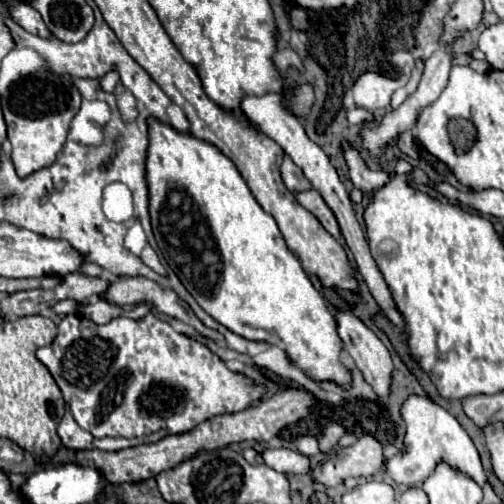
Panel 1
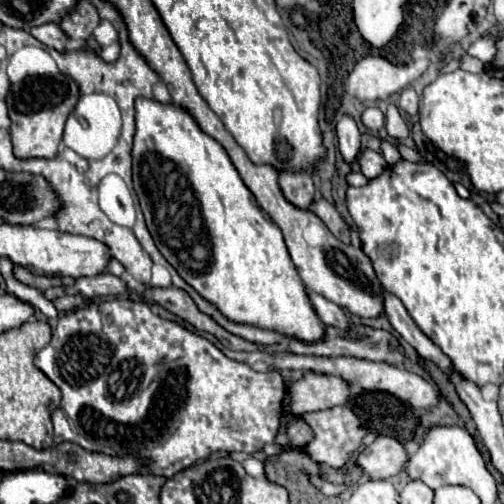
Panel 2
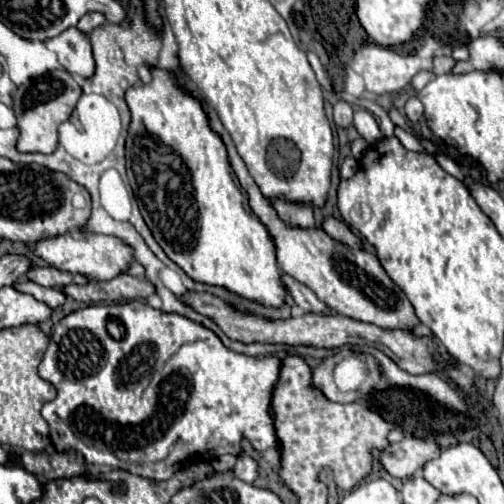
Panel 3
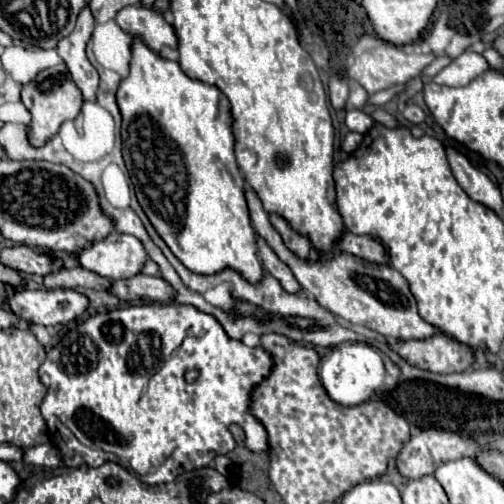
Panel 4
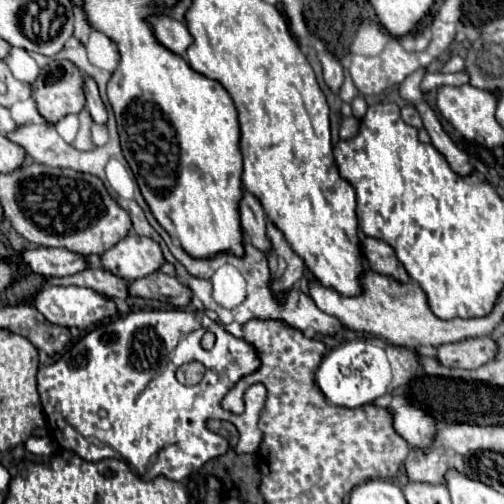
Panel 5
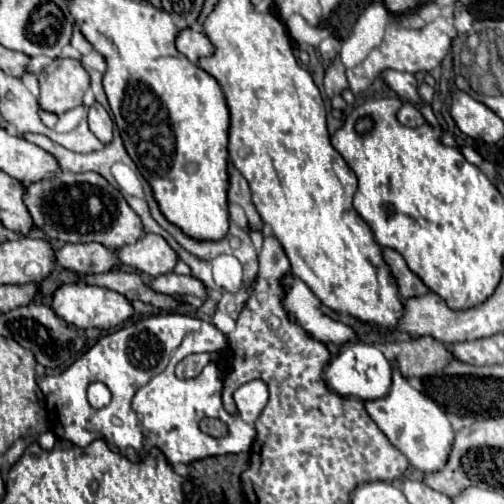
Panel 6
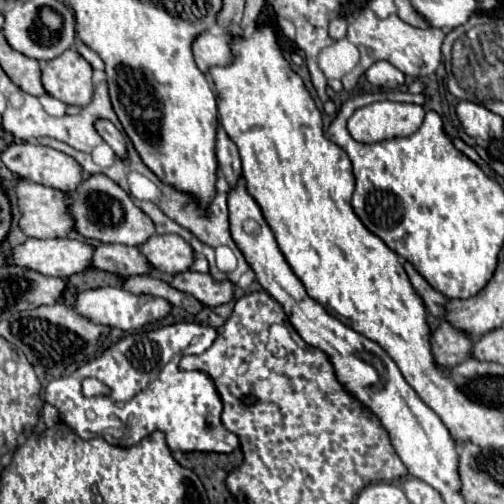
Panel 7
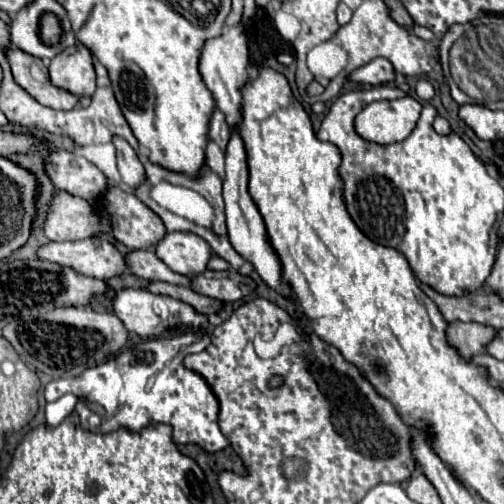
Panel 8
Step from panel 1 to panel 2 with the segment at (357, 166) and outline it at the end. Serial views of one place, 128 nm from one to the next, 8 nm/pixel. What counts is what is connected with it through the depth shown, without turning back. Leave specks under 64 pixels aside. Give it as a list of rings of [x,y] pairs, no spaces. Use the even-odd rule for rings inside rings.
[[[344,114],[336,126],[336,132],[338,132],[338,142],[340,142],[338,150],[342,152],[342,158],[346,162],[356,160],[356,156],[360,154],[360,132],[354,118]]]

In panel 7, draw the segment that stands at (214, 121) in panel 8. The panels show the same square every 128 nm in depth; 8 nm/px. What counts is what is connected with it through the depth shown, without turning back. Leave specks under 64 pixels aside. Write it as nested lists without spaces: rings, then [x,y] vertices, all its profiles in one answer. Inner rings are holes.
[[[218,124],[218,132],[216,132],[216,158],[218,158],[218,166],[224,172],[228,184],[236,186],[236,180],[242,174],[240,154],[238,154],[236,144],[230,140],[230,136],[224,132],[224,128],[220,124]]]

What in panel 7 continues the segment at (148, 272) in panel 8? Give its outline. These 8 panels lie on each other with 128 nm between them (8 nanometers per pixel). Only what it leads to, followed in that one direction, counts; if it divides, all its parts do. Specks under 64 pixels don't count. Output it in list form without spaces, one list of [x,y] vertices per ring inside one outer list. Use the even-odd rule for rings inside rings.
[[[98,244],[94,252],[94,268],[128,278],[136,274],[148,274],[152,270],[152,264],[136,246]]]

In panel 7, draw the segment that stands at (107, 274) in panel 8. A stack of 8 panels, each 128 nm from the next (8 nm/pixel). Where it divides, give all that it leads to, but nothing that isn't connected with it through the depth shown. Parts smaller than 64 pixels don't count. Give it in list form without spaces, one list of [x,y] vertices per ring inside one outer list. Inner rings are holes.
[[[28,238],[24,244],[12,250],[12,262],[16,266],[38,270],[46,276],[68,278],[92,268],[92,254],[94,244],[76,238]]]

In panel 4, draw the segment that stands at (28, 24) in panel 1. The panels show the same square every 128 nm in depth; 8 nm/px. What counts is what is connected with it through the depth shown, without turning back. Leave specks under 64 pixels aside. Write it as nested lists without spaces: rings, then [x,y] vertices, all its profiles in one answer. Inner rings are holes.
[[[84,6],[78,14],[78,22],[72,34],[60,40],[56,48],[56,52],[64,58],[72,74],[72,80],[80,88],[84,100],[88,102],[96,100],[96,90],[98,90],[98,72],[86,58],[86,44],[92,36],[92,30],[94,30],[94,16],[90,12],[90,6]]]

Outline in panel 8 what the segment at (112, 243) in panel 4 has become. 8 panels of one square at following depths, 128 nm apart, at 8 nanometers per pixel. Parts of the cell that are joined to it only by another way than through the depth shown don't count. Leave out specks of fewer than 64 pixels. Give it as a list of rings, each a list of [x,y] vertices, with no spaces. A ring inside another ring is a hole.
[[[172,232],[156,244],[156,254],[174,272],[184,276],[196,276],[206,272],[212,248],[206,240],[192,232]]]

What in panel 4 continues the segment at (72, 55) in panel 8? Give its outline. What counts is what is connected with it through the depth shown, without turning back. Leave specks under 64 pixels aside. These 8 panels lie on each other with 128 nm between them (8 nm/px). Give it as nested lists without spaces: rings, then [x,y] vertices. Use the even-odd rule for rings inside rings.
[[[58,64],[54,68],[42,70],[32,82],[28,82],[22,88],[22,102],[24,106],[30,110],[32,114],[32,122],[30,122],[30,142],[34,146],[44,144],[46,140],[50,140],[58,128],[62,126],[62,122],[66,120],[74,120],[84,104],[84,98],[80,96],[80,90],[76,88],[66,64]]]

